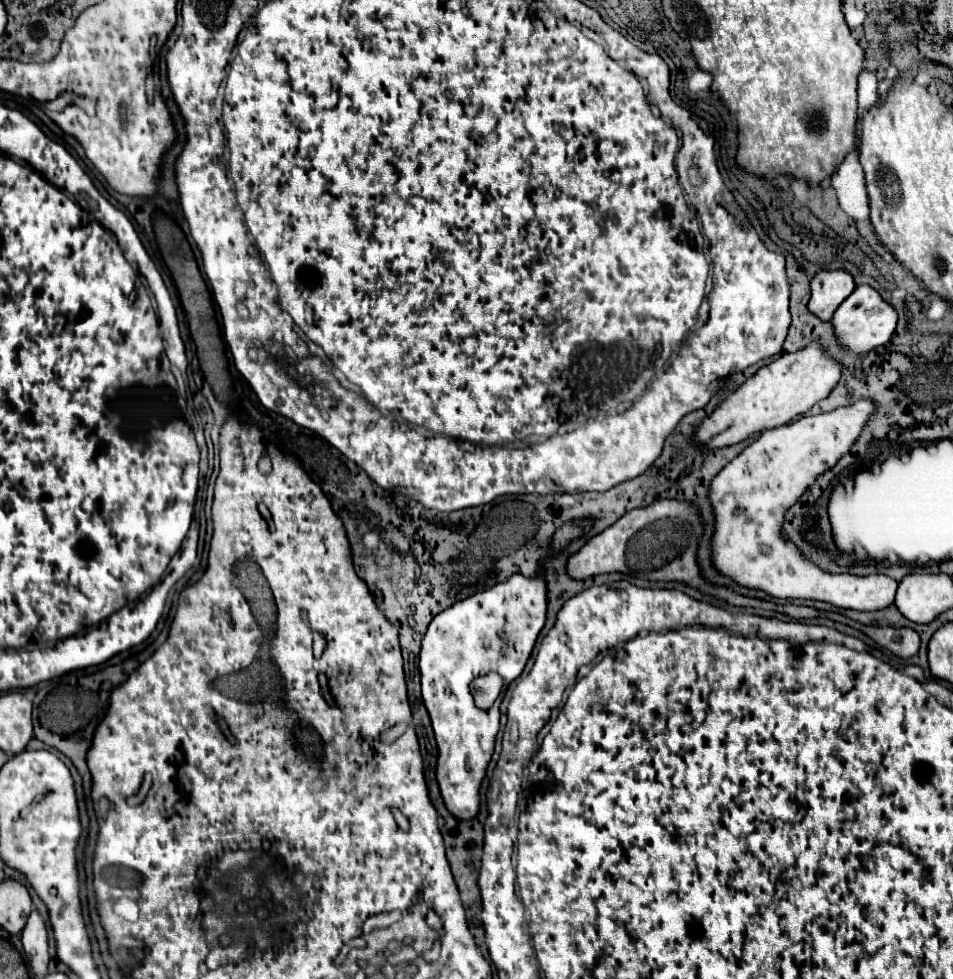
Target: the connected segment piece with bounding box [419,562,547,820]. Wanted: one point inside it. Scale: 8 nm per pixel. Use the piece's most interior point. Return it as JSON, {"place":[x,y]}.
{"place":[494,631]}

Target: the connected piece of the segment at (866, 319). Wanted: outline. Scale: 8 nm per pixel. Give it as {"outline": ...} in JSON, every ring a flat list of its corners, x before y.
{"outline":[[859,284,849,298,843,300,843,304,837,308,835,316,833,316,833,326,835,326,835,334,841,338,841,342,857,354,863,352,871,352,877,346,883,346,891,340,895,326,897,326,897,310,895,306,891,306,889,302,885,302,881,298,881,294,871,288,869,284]]}

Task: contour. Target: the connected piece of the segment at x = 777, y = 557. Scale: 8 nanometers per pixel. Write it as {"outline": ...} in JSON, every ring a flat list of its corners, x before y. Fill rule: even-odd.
{"outline":[[861,398,851,406,841,406,817,416,803,416,793,424,767,430,733,458,711,482,711,502,717,522,711,542,715,566,741,586,765,590,777,598,811,598,853,610,891,606,899,586,897,580,885,574,871,574,867,578,831,574,807,560,783,534,787,510,799,502,821,474,851,452,863,426,867,426,875,414,875,402]]}

